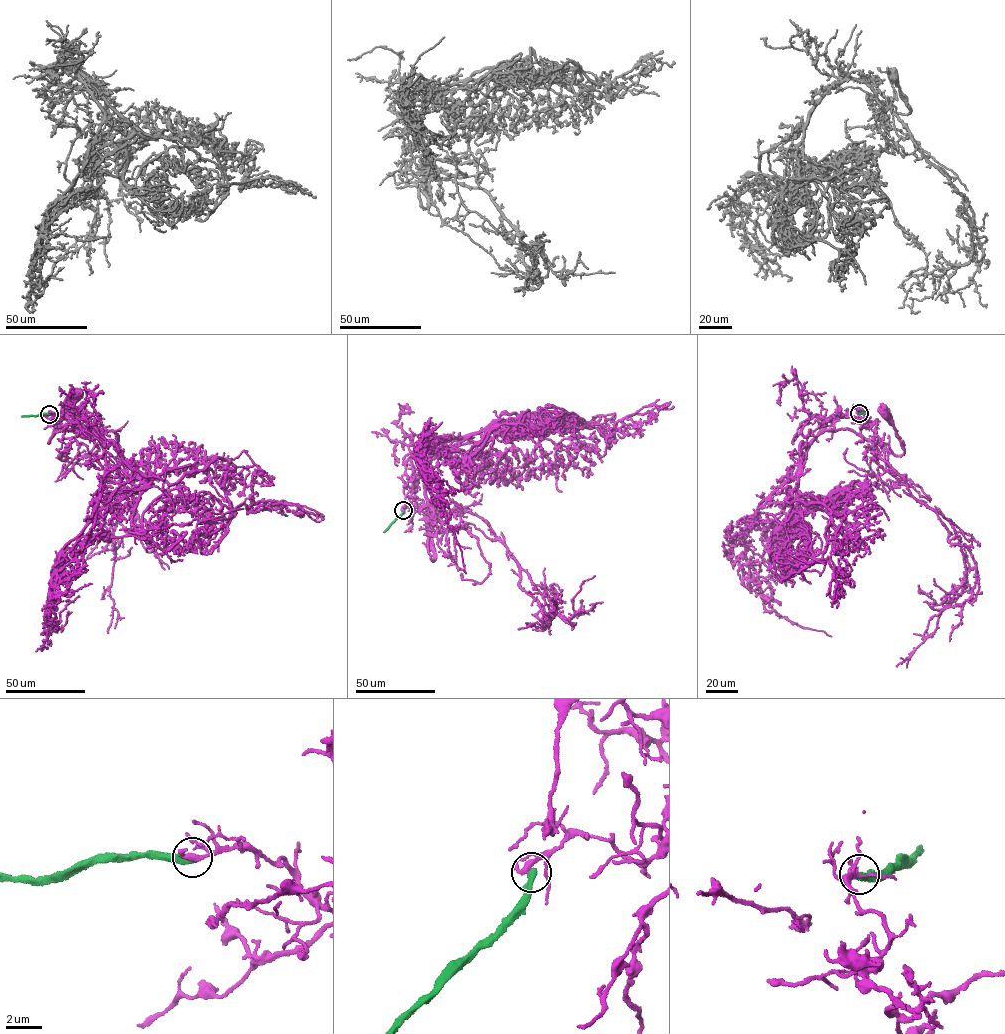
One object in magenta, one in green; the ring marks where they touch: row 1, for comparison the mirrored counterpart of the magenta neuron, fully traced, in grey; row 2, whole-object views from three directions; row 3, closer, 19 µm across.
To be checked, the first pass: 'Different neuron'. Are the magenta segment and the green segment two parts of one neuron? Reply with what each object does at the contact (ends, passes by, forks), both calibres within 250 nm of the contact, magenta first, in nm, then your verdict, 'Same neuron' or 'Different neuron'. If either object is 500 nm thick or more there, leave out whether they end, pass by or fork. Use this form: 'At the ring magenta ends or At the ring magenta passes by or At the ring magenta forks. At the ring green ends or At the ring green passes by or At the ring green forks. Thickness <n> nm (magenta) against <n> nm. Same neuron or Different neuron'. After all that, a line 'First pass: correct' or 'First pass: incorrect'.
At the ring magenta ends. At the ring green ends. Thickness 400 nm (magenta) against 360 nm. Different neuron
First pass: correct

